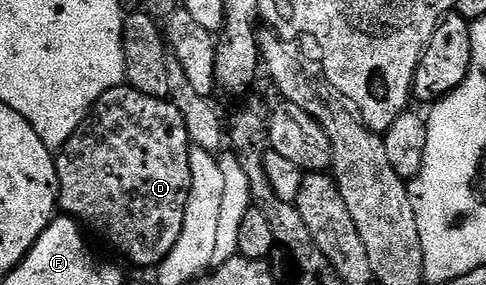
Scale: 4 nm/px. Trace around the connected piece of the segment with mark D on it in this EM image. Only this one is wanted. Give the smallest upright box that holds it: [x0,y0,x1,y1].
[56,86,192,269]

